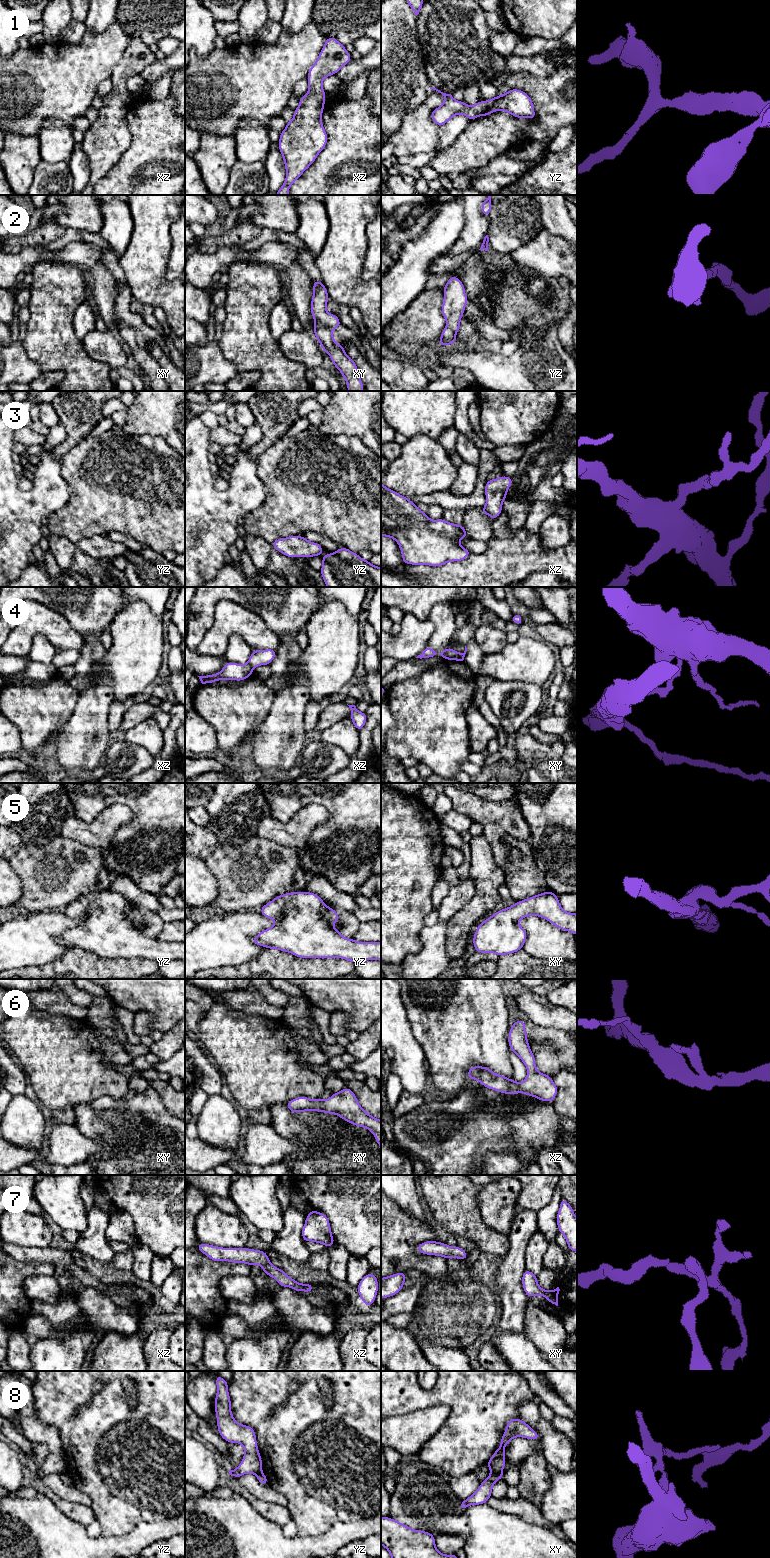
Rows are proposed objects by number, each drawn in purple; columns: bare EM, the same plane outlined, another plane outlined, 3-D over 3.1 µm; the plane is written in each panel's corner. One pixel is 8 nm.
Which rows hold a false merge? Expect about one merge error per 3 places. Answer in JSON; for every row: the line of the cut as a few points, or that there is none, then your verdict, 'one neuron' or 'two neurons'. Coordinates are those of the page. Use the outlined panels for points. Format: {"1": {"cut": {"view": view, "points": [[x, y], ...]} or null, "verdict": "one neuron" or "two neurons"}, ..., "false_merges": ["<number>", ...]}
{"1": {"cut": null, "verdict": "one neuron"}, "2": {"cut": null, "verdict": "one neuron"}, "3": {"cut": null, "verdict": "one neuron"}, "4": {"cut": {"view": "xz", "points": [[247, 663], [252, 668]]}, "verdict": "two neurons"}, "5": {"cut": null, "verdict": "one neuron"}, "6": {"cut": null, "verdict": "one neuron"}, "7": {"cut": null, "verdict": "one neuron"}, "8": {"cut": {"view": "xy", "points": [[491, 1472], [502, 1473]]}, "verdict": "two neurons"}, "false_merges": ["4", "8"]}

